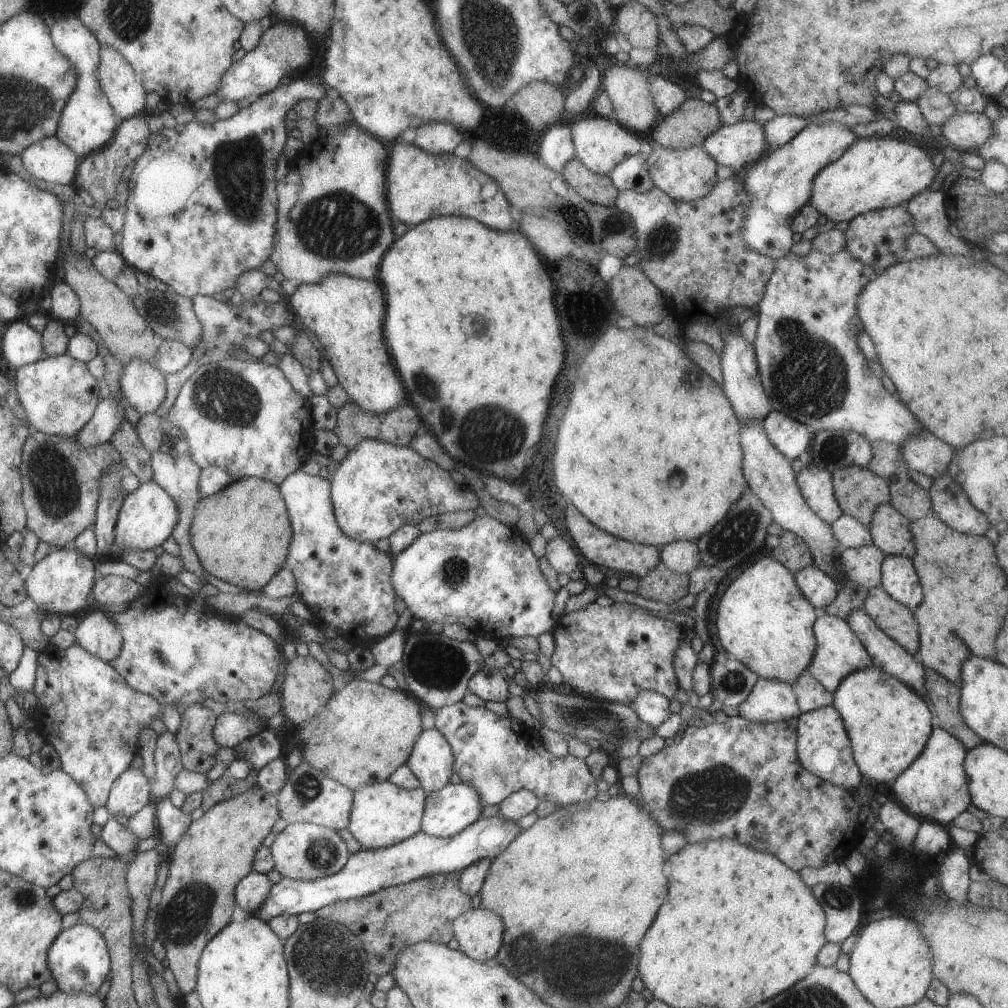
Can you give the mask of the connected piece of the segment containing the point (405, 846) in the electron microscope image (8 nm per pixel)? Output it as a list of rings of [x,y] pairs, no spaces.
[[[502,816],[481,817],[464,830],[451,837],[435,837],[420,830],[398,844],[381,849],[364,849],[351,853],[346,866],[336,874],[303,881],[282,877],[274,884],[268,898],[254,914],[268,922],[280,915],[298,916],[302,912],[316,912],[327,904],[360,898],[374,894],[388,887],[406,884],[410,881],[442,873],[461,872],[467,866],[482,859],[494,860],[504,854],[508,845],[522,832],[524,821],[505,819]]]

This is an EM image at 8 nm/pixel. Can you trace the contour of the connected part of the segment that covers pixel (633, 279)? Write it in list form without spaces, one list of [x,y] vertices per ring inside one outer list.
[[[624,265],[608,285],[611,290],[611,299],[616,304],[616,310],[621,316],[632,318],[634,324],[639,327],[653,327],[670,314],[666,296],[636,265],[632,267]]]

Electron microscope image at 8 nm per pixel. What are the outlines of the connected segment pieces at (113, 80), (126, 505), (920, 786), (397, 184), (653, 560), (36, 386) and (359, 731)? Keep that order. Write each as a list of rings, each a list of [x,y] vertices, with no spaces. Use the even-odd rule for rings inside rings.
[[[100,46],[96,76],[120,121],[147,113],[147,90],[132,65],[113,46]]]
[[[156,482],[141,483],[132,493],[128,493],[122,503],[116,526],[114,527],[114,544],[122,548],[116,558],[126,550],[150,550],[160,546],[171,537],[179,519],[179,510],[174,499]]]
[[[942,727],[933,729],[922,754],[900,774],[893,784],[897,802],[921,820],[950,823],[972,804],[965,760],[968,749]]]
[[[398,142],[388,158],[387,195],[391,216],[410,227],[440,215],[476,219],[491,229],[508,232],[517,225],[512,219],[511,203],[497,182],[478,170],[467,158],[452,154],[430,154],[413,144]],[[494,186],[494,197],[483,198],[482,188]]]
[[[567,503],[565,512],[567,528],[574,538],[574,544],[581,550],[584,562],[596,565],[601,569],[616,570],[631,574],[638,579],[645,577],[661,563],[661,549],[656,545],[641,545],[616,538],[593,525],[572,503]]]
[[[66,354],[40,359],[21,366],[14,381],[31,426],[47,435],[76,437],[92,418],[100,394],[98,379],[88,371],[87,363]]]
[[[361,677],[338,688],[313,720],[298,728],[297,746],[304,761],[323,772],[328,778],[355,791],[361,786],[388,780],[398,767],[407,764],[414,743],[423,731],[421,720],[418,700],[412,698],[408,692],[400,688],[392,690]]]

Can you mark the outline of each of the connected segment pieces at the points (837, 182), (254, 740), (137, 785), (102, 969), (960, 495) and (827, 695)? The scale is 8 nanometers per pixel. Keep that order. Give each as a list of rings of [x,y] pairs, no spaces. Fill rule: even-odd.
[[[860,137],[838,160],[831,162],[816,174],[808,203],[832,222],[838,223],[844,220],[850,222],[858,215],[888,207],[898,207],[902,202],[907,203],[913,195],[930,189],[936,174],[932,159],[920,146],[914,146],[900,138]]]
[[[268,728],[245,738],[234,747],[234,750],[238,759],[246,759],[251,768],[259,772],[271,760],[282,756],[282,742],[274,729]]]
[[[130,767],[113,782],[105,807],[114,818],[130,818],[151,800],[151,784],[146,776],[141,770]]]
[[[80,922],[72,928],[64,928],[56,937],[48,949],[47,961],[57,987],[67,995],[97,993],[111,972],[110,951],[102,933]]]
[[[950,472],[933,478],[928,492],[932,510],[944,524],[964,534],[985,534],[990,524],[988,517],[970,502]]]
[[[808,669],[804,670],[793,687],[797,696],[798,706],[802,713],[833,706],[834,704],[834,693],[826,690],[810,674]]]

